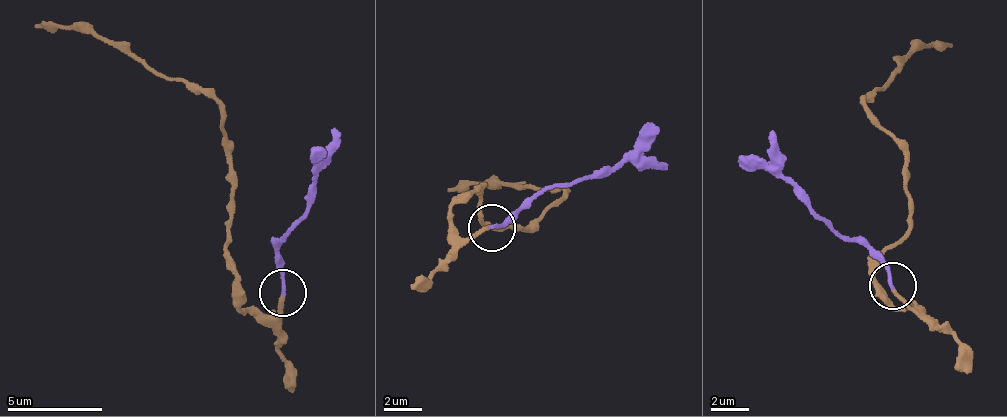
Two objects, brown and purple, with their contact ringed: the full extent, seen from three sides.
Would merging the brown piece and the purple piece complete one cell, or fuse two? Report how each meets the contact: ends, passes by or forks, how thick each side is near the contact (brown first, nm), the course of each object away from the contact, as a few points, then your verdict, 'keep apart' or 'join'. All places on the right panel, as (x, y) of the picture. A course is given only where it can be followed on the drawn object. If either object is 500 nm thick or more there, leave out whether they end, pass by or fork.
brown ends there; purple ends there; 200 nm thick on the brown side, 180 nm on the other; brown runs (892, 287), (915, 307), (894, 303), (873, 261), (906, 233), (903, 148), (863, 100), (920, 47), (954, 43); purple runs (892, 287), (878, 254), (830, 228), (809, 193), (783, 174), (772, 129); join

